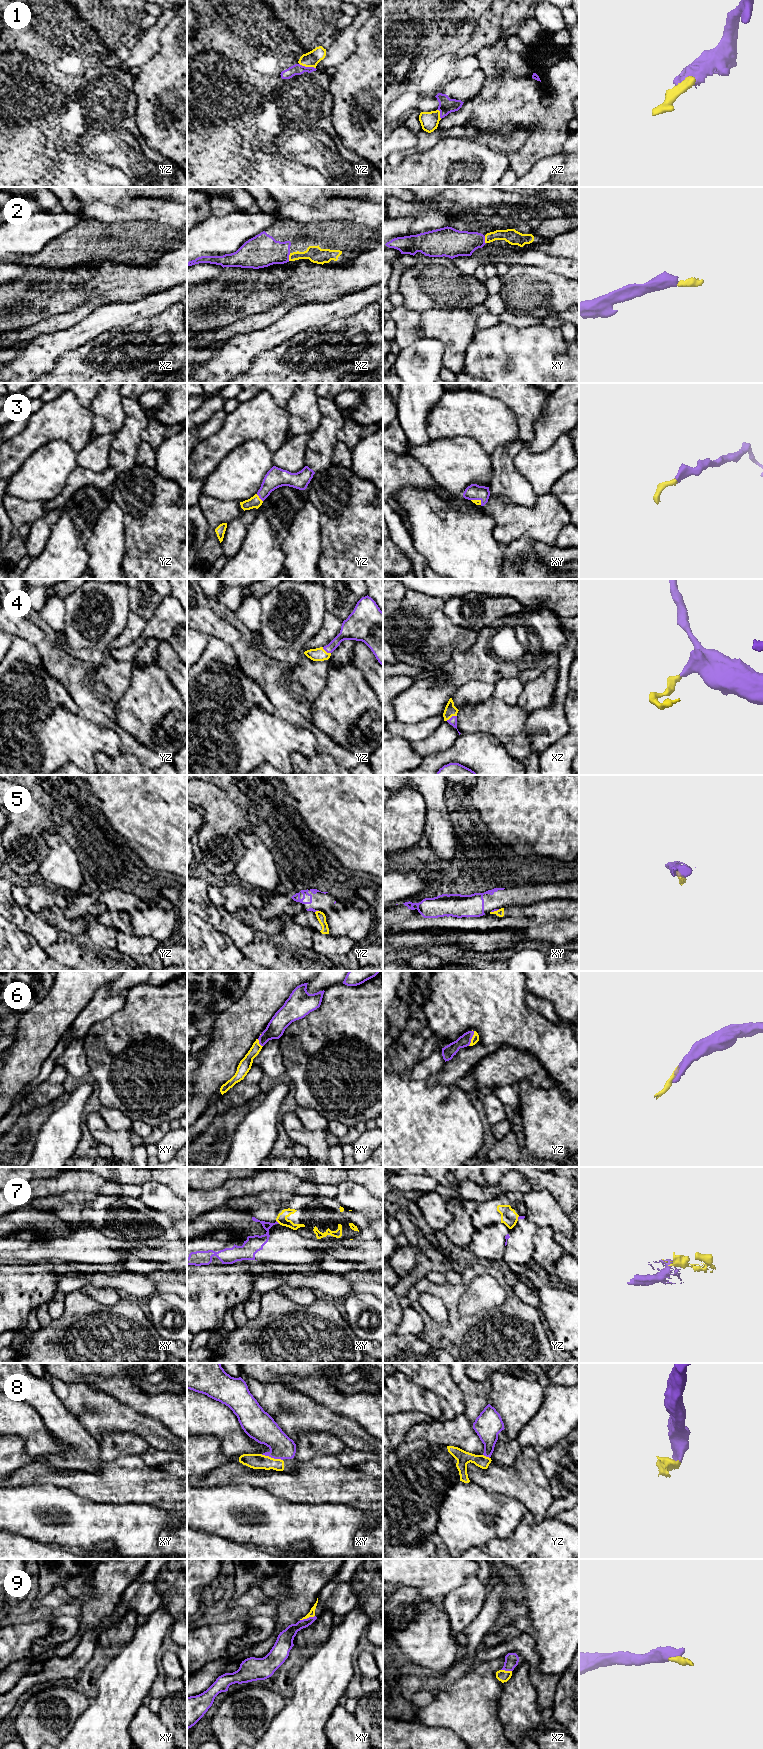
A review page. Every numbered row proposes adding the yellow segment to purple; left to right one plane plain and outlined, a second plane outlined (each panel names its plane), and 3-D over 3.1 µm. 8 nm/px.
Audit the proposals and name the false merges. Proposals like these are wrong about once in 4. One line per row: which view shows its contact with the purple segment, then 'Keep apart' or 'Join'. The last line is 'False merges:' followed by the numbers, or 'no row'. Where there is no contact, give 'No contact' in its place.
1: Touches purple in yz. Keep apart
2: Touches purple in xz. Join
3: Touches purple in yz. Join
4: Touches purple in xz. Join
5: Touches purple in xy. Keep apart
6: Touches purple in yz. Join
7: Touches purple in xy. Keep apart
8: Touches purple in xy. Join
9: Touches purple in xy. Join
False merges: 1, 5, 7

